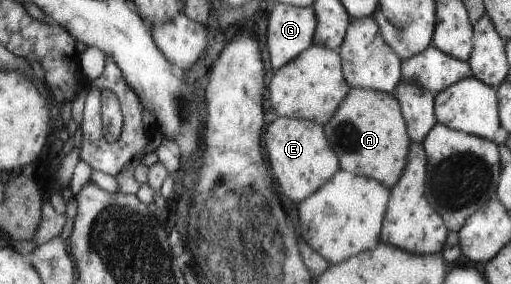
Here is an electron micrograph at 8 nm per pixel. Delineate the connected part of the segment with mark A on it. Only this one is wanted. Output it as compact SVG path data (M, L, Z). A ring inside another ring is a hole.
M357 87L348 90L338 106L338 117L324 125L329 143L340 158L341 170L376 179L391 188L398 183L412 143L401 109L402 103L386 92Z

